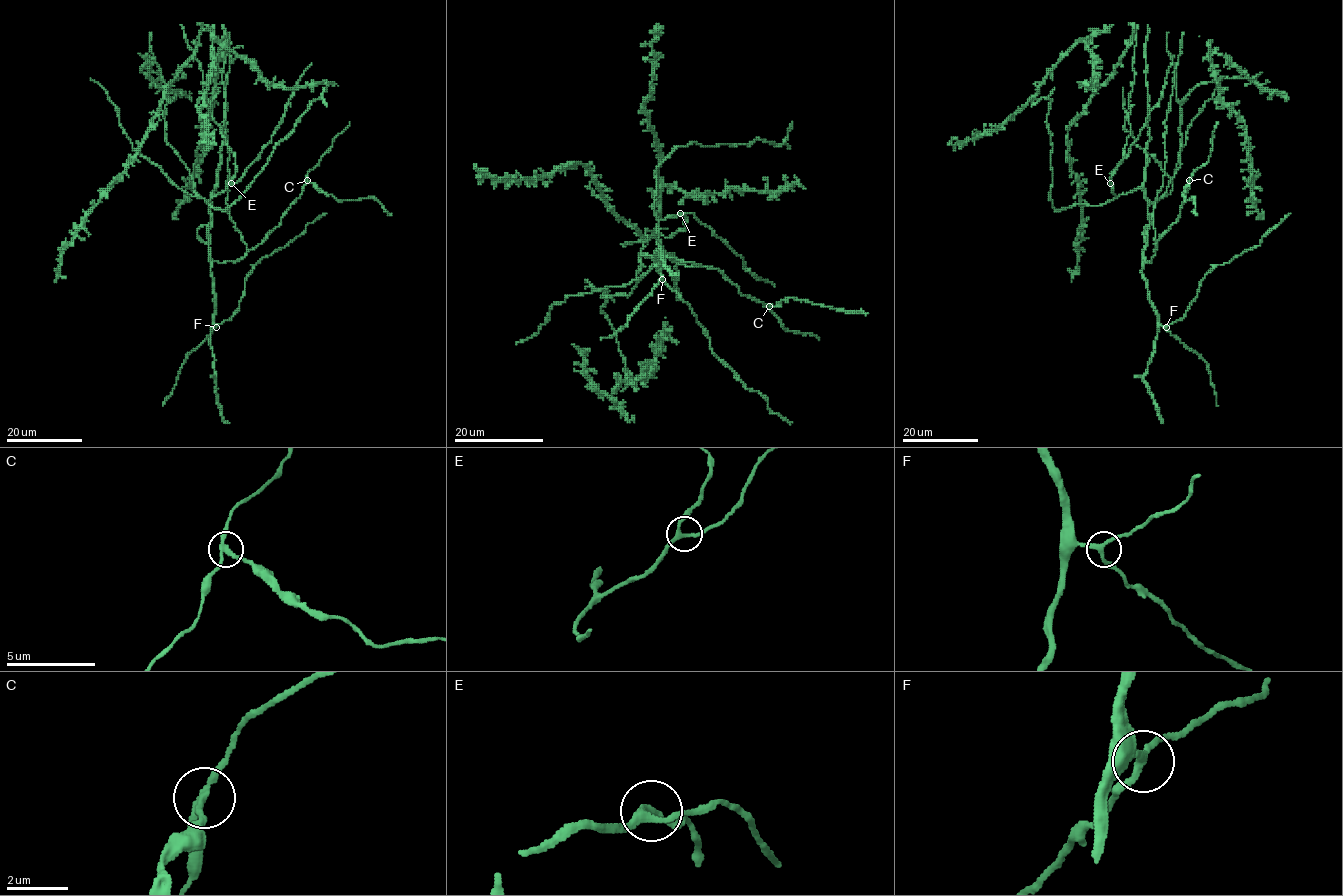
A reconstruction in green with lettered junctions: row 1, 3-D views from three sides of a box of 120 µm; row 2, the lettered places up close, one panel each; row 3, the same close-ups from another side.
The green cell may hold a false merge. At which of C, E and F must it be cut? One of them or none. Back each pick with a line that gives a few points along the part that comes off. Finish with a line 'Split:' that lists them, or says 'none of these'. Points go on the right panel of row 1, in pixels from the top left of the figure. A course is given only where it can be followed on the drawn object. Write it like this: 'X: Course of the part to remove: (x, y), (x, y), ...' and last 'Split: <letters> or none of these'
C: Course of the part to remove: (1189, 180), (1182, 194), (1185, 200), (1194, 199), (1196, 215)
Split: C

